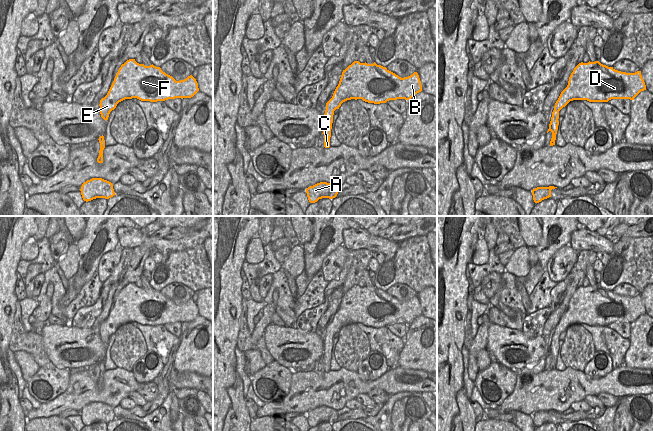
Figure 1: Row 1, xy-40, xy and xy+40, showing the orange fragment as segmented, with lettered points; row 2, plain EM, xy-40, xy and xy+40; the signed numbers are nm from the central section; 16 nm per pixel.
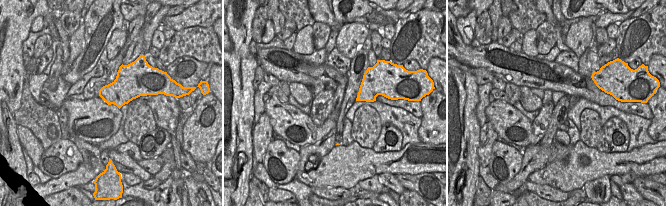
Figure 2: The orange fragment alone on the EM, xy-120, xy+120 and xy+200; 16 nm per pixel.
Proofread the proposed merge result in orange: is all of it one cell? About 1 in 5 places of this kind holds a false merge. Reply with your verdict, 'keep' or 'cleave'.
keep

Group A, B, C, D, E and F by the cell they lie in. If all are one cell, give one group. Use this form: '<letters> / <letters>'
A B C D E F

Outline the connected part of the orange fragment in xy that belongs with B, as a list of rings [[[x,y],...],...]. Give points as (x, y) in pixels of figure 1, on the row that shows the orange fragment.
[[[354,61],[343,70],[332,98],[326,103],[324,114],[324,147],[330,147],[333,115],[341,104],[351,99],[362,99],[368,103],[380,104],[389,100],[410,100],[422,91],[417,72],[401,78],[386,67]]]

